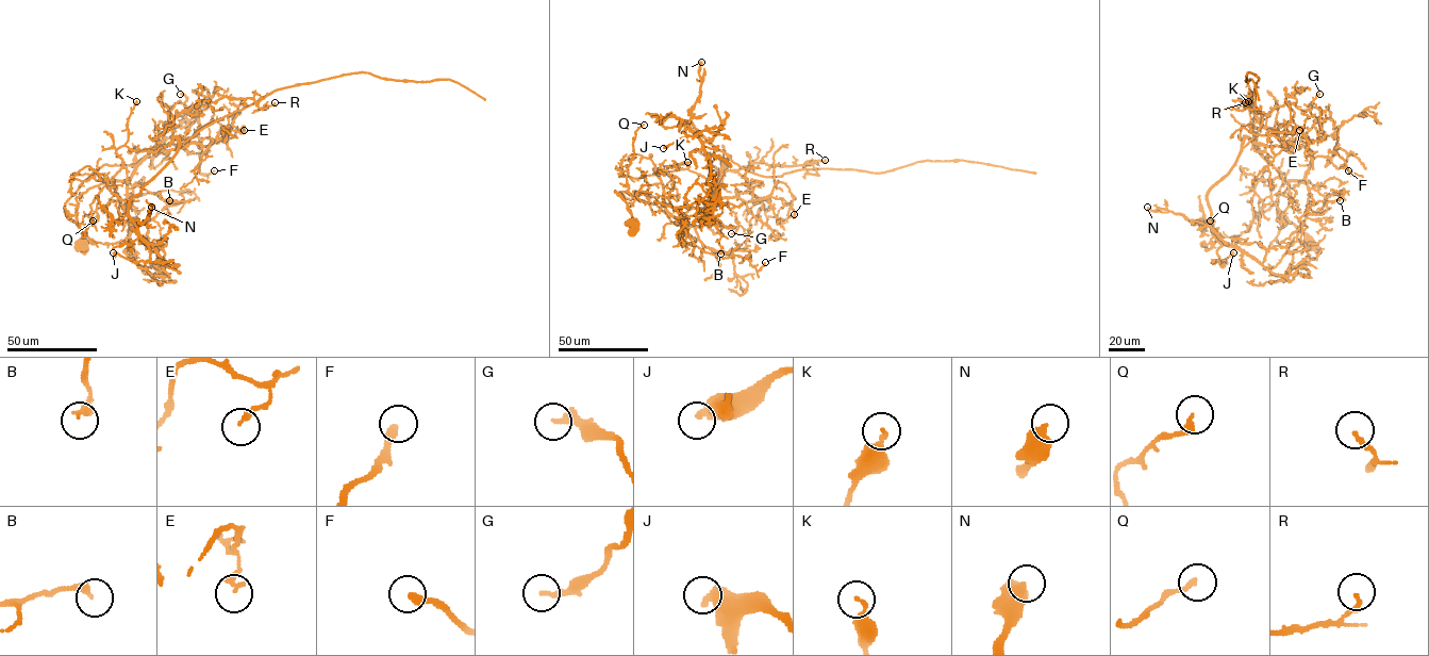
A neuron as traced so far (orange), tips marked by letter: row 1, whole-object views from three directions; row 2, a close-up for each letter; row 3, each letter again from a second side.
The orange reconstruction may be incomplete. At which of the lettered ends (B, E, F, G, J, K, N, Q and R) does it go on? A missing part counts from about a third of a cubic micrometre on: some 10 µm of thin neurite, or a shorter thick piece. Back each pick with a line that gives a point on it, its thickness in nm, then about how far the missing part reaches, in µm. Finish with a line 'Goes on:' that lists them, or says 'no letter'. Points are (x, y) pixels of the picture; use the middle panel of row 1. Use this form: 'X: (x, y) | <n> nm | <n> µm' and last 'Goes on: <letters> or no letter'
Goes on: no letter

